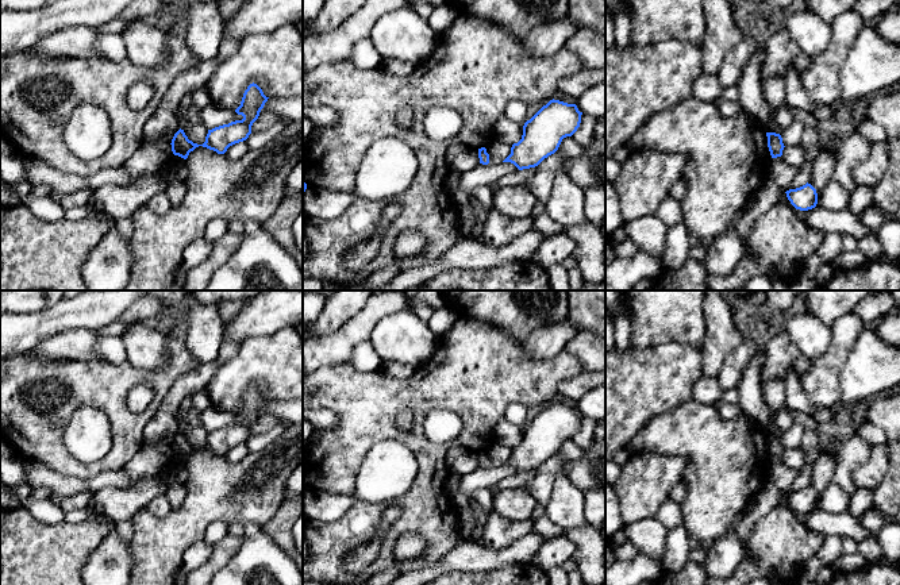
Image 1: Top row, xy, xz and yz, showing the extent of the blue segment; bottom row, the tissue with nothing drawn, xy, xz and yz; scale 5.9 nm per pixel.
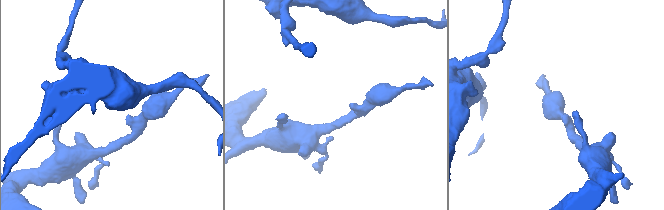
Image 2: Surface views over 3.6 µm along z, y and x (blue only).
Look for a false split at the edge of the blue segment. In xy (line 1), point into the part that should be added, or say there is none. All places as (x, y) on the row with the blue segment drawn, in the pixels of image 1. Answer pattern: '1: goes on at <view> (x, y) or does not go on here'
1: does not go on here

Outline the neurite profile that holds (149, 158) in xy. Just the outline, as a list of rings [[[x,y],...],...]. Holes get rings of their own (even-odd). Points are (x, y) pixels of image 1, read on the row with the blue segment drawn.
[[[143,141],[138,150],[124,162],[128,174],[150,176],[159,173],[161,168],[172,159],[172,145],[166,142]]]

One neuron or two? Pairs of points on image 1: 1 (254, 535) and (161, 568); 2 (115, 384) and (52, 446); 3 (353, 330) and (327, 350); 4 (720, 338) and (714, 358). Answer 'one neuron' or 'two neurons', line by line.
1: two neurons
2: one neuron
3: one neuron
4: one neuron

